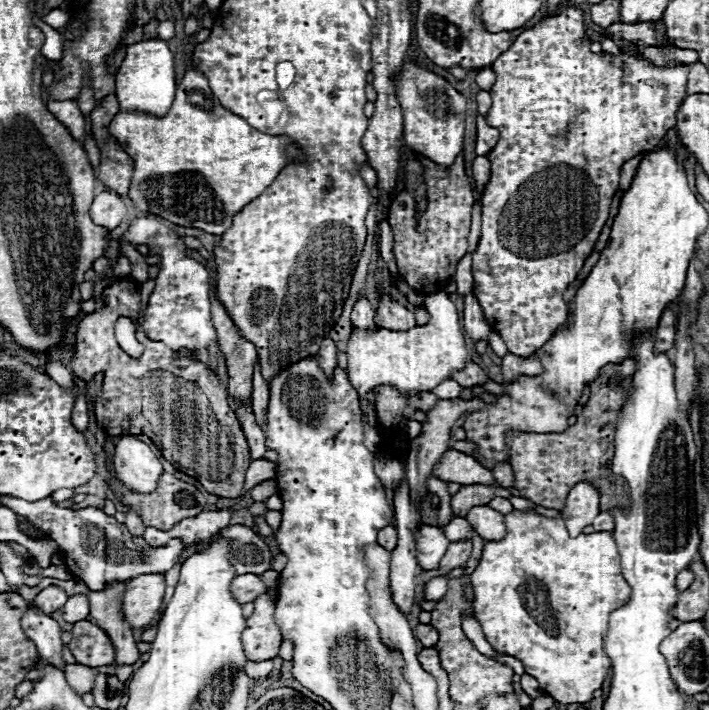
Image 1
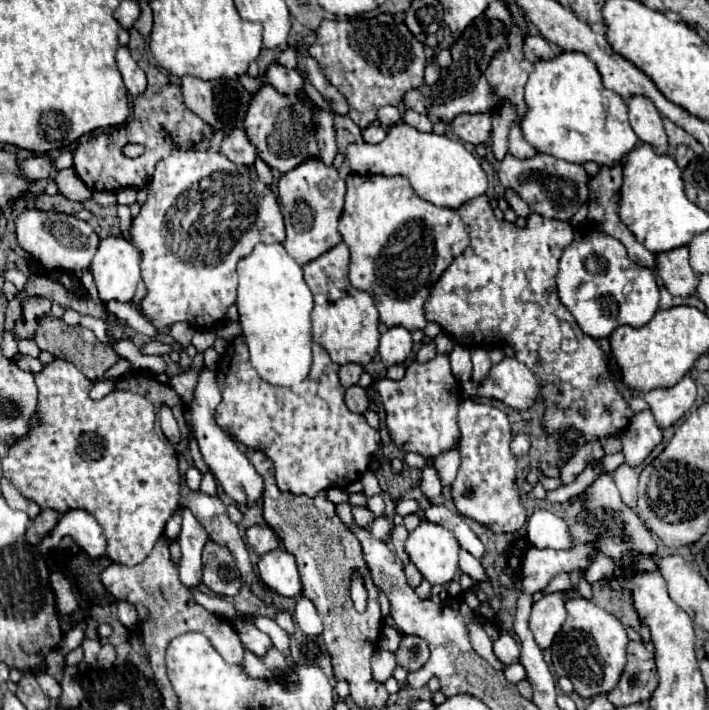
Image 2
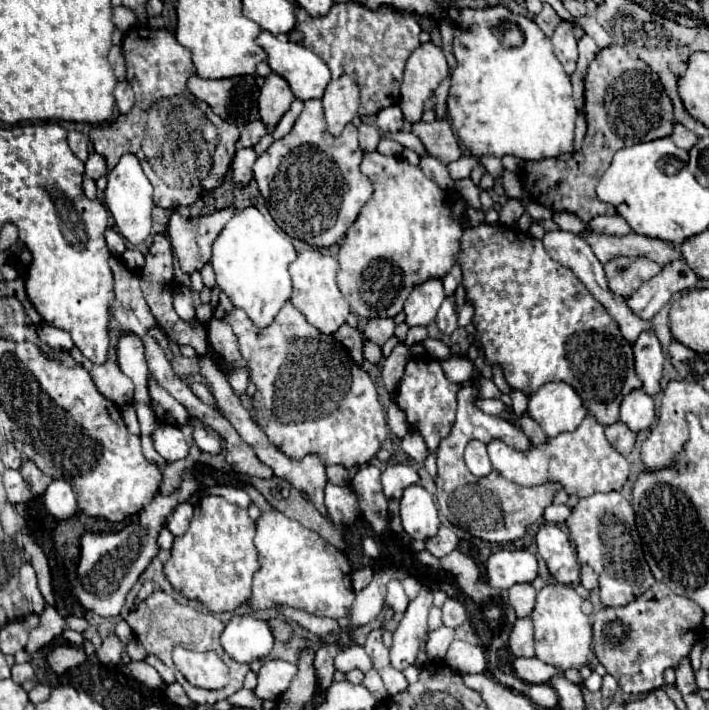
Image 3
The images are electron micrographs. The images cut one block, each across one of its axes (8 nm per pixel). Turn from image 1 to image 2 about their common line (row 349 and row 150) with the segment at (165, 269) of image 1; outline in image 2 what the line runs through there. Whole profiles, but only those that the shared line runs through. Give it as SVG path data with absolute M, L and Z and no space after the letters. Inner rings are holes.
M172 144L170 156L156 164L152 176L152 190L146 204L142 206L140 214L130 222L130 242L142 254L140 270L142 270L142 282L146 286L146 296L138 304L138 310L142 310L142 316L150 324L154 324L158 332L164 332L168 326L176 322L196 324L200 316L202 316L202 330L212 330L216 328L216 322L222 324L222 318L226 320L228 308L236 302L236 286L238 286L236 264L252 252L254 244L284 242L284 238L286 232L284 232L282 206L276 194L258 180L254 168L252 170L238 168L220 152L198 150L198 148L180 150L178 146ZM208 198L212 198L210 216L214 216L210 226L206 224L208 214L204 214L204 200ZM218 210L222 210L220 234L218 234Z

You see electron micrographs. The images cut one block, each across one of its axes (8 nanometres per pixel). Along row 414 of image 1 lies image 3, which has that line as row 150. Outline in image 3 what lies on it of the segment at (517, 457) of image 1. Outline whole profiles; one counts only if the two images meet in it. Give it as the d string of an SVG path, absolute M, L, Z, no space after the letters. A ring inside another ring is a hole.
M618 44L600 50L590 62L584 78L584 98L584 116L588 130L580 152L572 154L568 160L546 158L538 162L526 162L520 170L520 178L524 172L522 186L532 202L538 200L538 204L556 212L572 212L580 220L588 222L598 214L616 214L614 206L600 202L596 196L596 172L606 172L612 156L628 144L670 136L674 112L672 100L668 98L658 76L654 80L650 66L642 60L630 58L630 54Z

